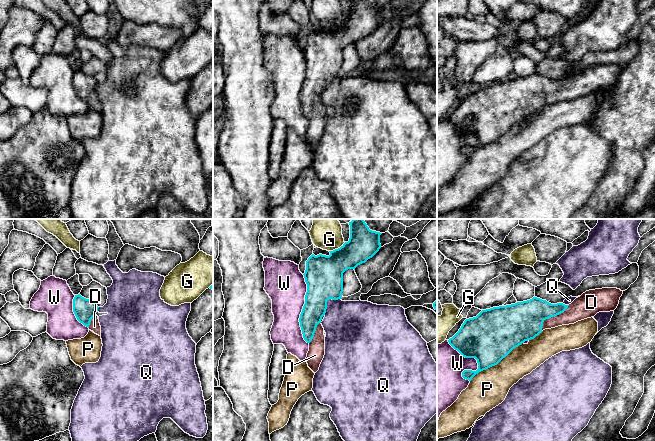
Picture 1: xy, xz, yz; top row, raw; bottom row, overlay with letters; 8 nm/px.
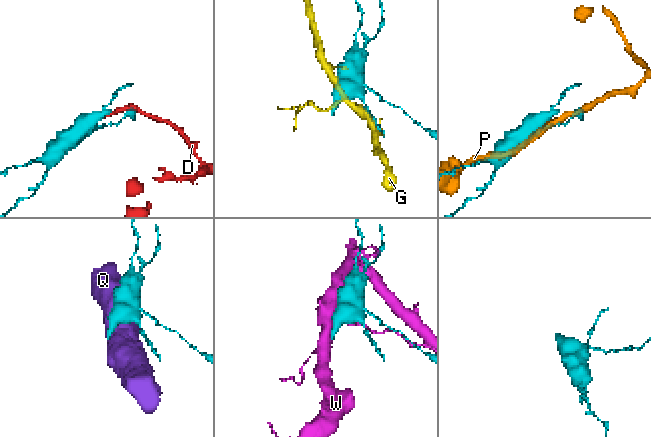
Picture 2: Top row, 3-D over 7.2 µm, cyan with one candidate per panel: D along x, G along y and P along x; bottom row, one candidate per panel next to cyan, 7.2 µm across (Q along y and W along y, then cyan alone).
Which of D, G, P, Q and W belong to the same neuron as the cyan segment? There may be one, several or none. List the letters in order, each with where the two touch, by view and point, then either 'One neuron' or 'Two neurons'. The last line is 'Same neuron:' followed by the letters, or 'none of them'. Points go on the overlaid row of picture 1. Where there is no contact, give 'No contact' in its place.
D: Touches cyan at yz (552, 316). One neuron
G: Touches cyan at xz (338, 248). Two neurons
P: Touches cyan at yz (496, 364). Two neurons
Q: Touches cyan at xz (327, 300). Two neurons
W: Touches cyan at xz (302, 309). Two neurons
Same neuron: D

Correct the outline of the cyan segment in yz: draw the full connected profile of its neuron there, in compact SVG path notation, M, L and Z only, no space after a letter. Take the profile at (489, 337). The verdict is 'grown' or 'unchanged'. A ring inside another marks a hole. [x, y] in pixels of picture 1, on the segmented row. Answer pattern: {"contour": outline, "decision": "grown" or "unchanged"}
{"contour": "M602 288L586 291L569 305L551 304L533 297L482 310L476 317L466 319L448 342L463 357L477 360L476 371L462 372L462 377L471 381L476 374L497 365L514 348L545 329L574 324L599 312L614 311L622 294L617 288Z", "decision": "grown"}

